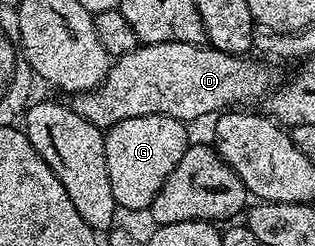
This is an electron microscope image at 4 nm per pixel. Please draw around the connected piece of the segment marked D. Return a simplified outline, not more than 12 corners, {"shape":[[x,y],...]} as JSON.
{"shape":[[150,42],[73,97],[107,128],[192,124],[273,89],[267,61]]}

